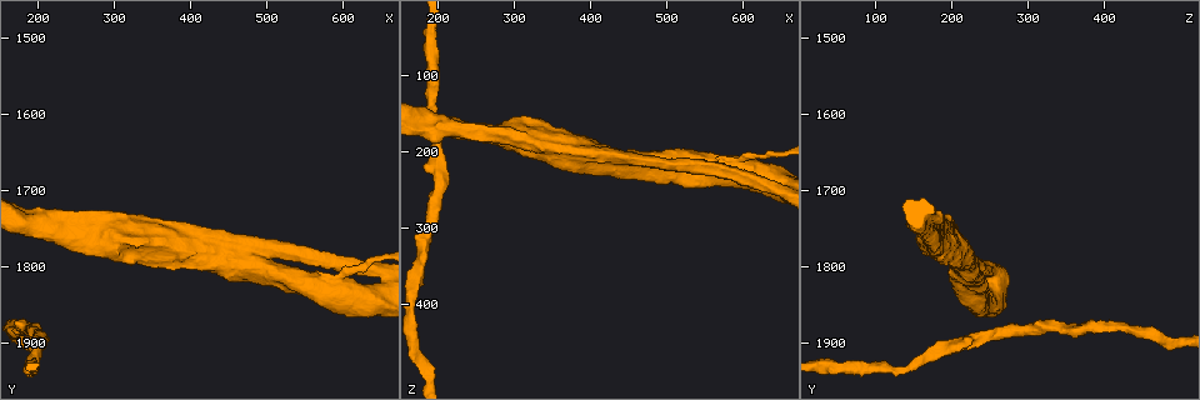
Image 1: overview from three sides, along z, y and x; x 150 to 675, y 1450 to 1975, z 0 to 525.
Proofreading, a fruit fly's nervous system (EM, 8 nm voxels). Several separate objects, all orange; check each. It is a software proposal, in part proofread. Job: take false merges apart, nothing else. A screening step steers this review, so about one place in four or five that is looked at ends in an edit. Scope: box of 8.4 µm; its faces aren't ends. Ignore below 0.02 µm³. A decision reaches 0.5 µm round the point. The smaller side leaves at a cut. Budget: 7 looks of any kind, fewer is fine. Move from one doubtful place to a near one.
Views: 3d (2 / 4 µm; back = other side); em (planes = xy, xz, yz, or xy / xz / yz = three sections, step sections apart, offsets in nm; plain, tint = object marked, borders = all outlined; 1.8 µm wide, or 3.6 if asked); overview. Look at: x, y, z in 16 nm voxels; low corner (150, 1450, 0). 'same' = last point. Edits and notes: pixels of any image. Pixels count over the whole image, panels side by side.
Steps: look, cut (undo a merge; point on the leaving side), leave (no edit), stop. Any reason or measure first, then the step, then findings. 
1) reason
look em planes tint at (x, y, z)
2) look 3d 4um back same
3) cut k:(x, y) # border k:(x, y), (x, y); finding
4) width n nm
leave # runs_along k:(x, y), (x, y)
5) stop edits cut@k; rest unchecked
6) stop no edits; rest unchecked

side arm on a straight run
look 3d 4um at (290, 1760, 175)

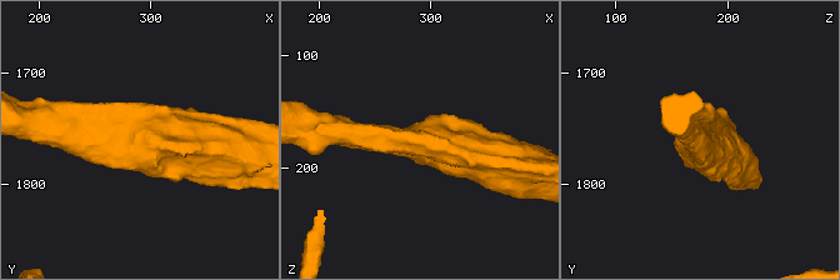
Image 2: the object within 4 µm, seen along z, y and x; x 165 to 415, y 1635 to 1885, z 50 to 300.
look em yz step 16 plain at (292, 1762, 174)

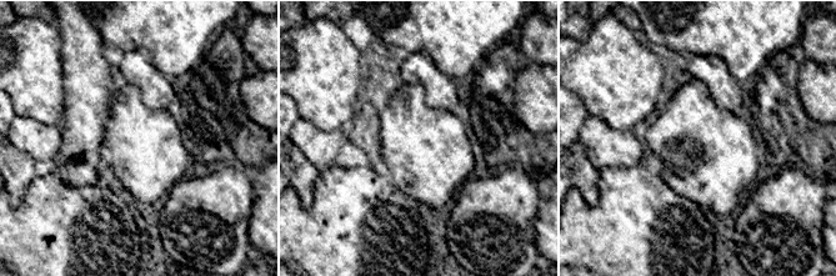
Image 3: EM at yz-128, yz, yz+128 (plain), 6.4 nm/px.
look em yz step 16 tint same

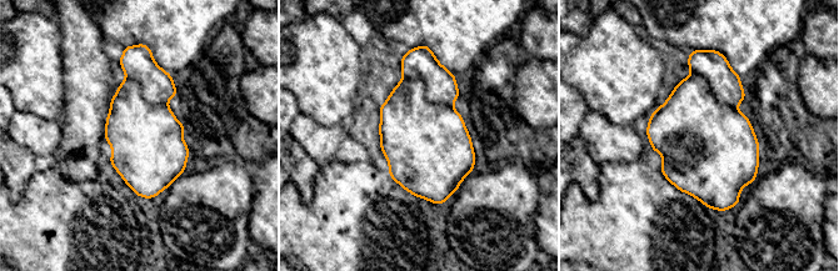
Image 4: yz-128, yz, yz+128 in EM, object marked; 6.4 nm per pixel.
leave # continuous, no second cell

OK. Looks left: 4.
calibre changes
look 3d 4um at (480, 1800, 215)

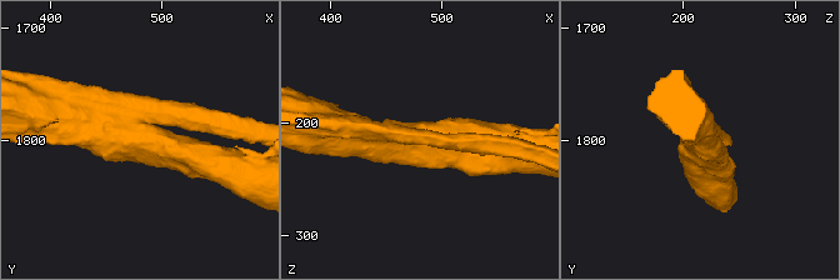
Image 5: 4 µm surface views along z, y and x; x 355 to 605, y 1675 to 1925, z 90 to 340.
shape alone is not enough
look em xz step 8 tint at (480, 1800, 216)

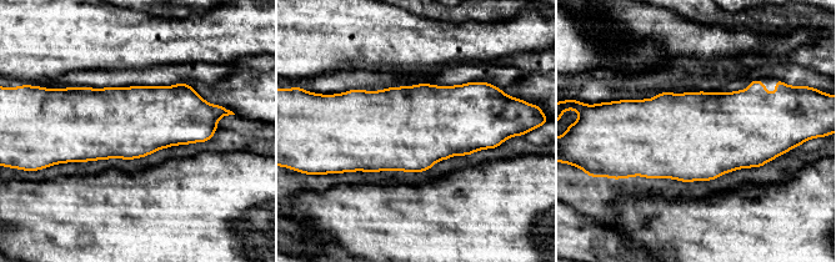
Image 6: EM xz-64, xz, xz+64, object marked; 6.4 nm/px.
look em xy step 8 tint same

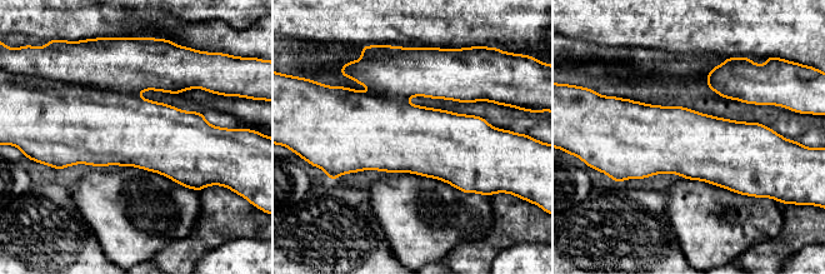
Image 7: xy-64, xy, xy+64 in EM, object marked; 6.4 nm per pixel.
leave # one cell here

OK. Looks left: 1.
side arm on a straight run
look em 3.6um planes tint at (600, 1815, 210)

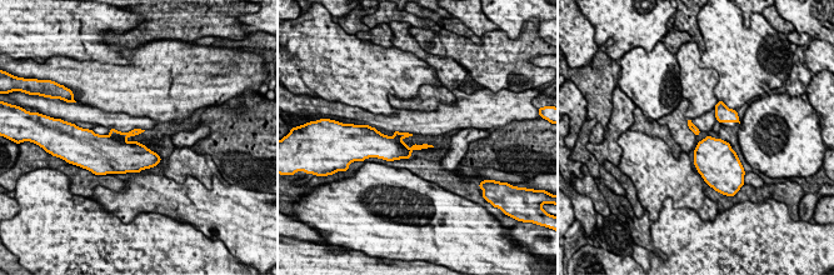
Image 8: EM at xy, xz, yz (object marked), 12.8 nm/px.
width 90 nm
cut 8:(113, 133) # border 8:(110, 135), (124, 140); a second cell is stuck on

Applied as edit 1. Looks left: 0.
stop edits cut@8; rest unchecked

